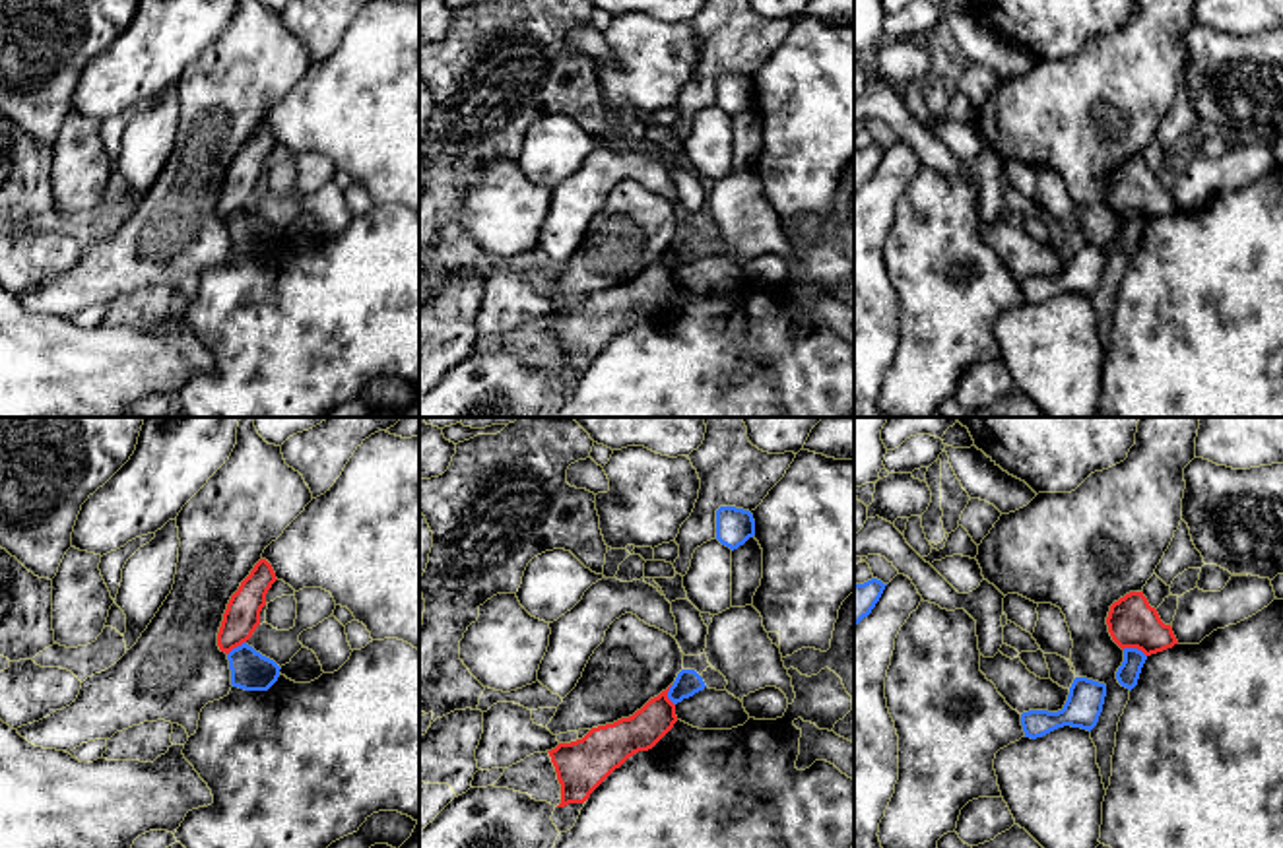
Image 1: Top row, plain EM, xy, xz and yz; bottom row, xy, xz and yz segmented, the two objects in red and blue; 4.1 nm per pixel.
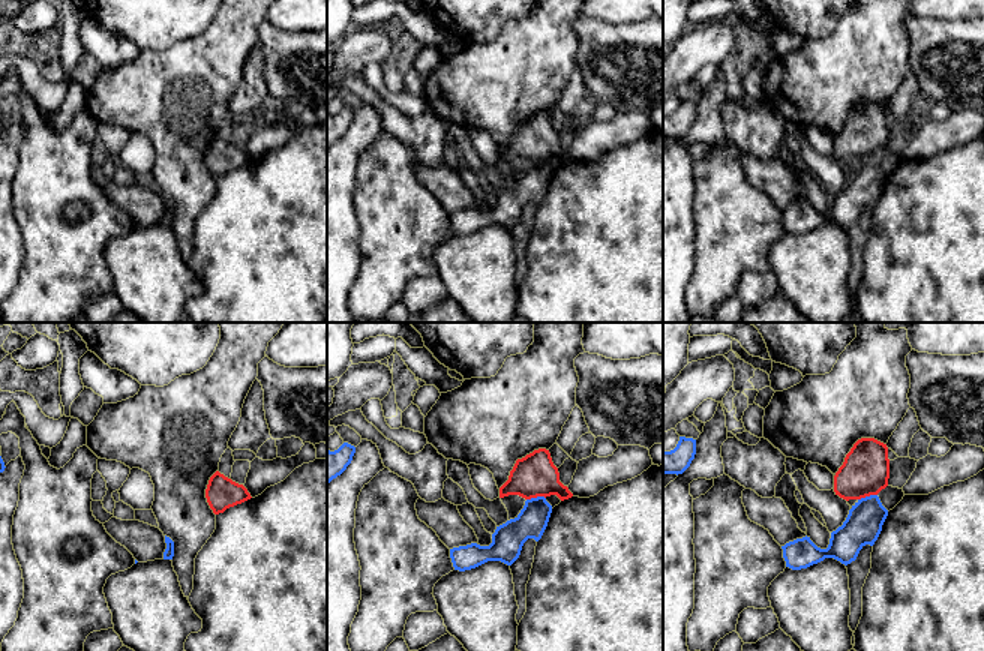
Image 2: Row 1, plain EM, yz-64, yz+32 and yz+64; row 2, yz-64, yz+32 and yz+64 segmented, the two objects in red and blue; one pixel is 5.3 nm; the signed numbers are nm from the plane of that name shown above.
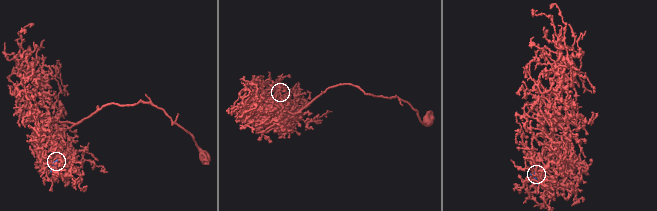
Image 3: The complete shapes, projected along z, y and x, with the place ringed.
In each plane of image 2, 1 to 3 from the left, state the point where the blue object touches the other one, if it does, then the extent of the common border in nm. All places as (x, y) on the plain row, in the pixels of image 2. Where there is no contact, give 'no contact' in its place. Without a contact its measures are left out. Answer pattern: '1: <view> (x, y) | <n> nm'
1: no contact
2: yz+32 (536, 161) | 110 nm
3: yz+64 (867, 159) | 110 nm

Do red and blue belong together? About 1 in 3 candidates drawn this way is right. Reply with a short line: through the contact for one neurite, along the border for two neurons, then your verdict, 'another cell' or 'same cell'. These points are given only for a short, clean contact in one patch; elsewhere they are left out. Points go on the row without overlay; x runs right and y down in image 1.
yz (1122, 214), (1138, 214), (1146, 222) | another cell

